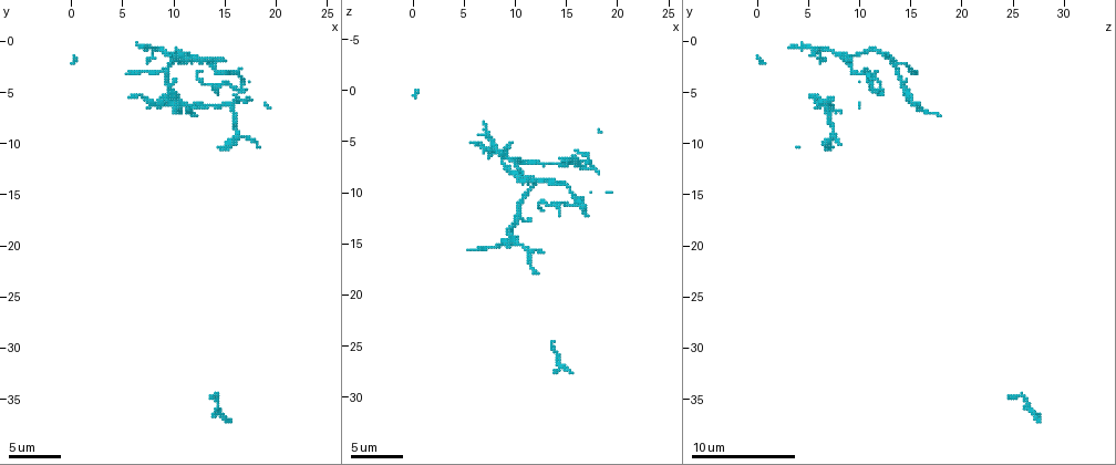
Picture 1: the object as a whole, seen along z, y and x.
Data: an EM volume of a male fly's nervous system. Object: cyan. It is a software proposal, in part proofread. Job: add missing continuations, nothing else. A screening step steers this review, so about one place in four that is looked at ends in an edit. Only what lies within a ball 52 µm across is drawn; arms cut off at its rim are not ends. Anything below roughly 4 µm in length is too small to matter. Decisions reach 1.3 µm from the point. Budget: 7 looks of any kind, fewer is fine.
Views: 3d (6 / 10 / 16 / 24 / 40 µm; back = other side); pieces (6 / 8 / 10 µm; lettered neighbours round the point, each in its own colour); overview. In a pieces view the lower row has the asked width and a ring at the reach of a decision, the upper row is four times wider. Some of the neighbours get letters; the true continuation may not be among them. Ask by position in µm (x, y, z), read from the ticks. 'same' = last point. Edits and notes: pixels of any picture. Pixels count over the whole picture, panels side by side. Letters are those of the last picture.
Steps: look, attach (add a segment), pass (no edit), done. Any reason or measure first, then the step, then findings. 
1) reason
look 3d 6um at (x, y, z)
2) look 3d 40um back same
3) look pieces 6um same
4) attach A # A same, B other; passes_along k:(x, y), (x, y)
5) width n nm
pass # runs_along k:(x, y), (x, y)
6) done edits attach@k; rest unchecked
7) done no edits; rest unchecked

look 3d 6um at (14.6, 10.6, 6.6)

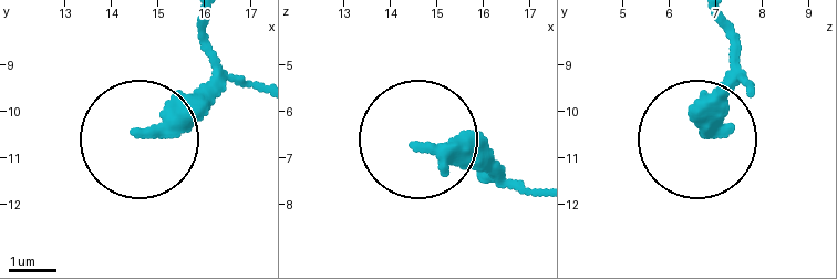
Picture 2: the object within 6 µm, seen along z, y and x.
what lies round it
look pieces 6um at (14.55, 10.45, 6.70)

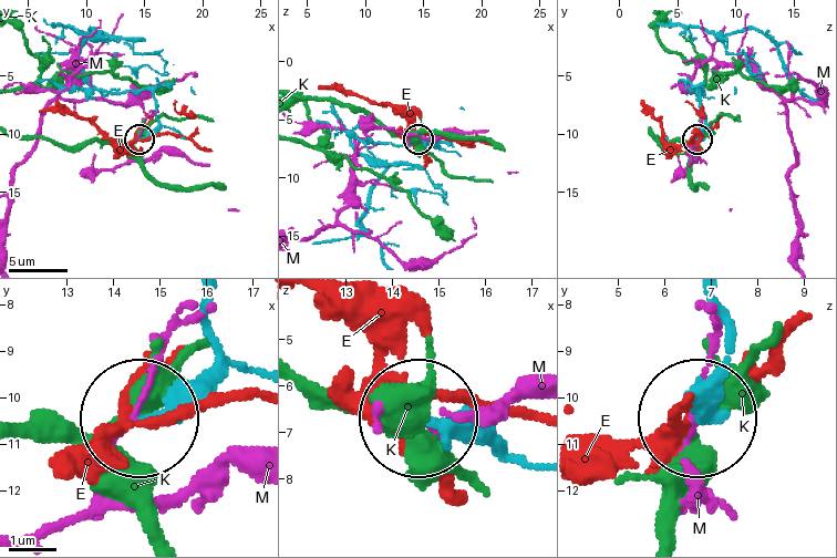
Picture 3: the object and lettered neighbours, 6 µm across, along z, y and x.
pass # E other, K other, M other; no lettered segment goes on from it

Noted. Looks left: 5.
thin end
look pieces 8um at (5.6, 5.4, 5.2)

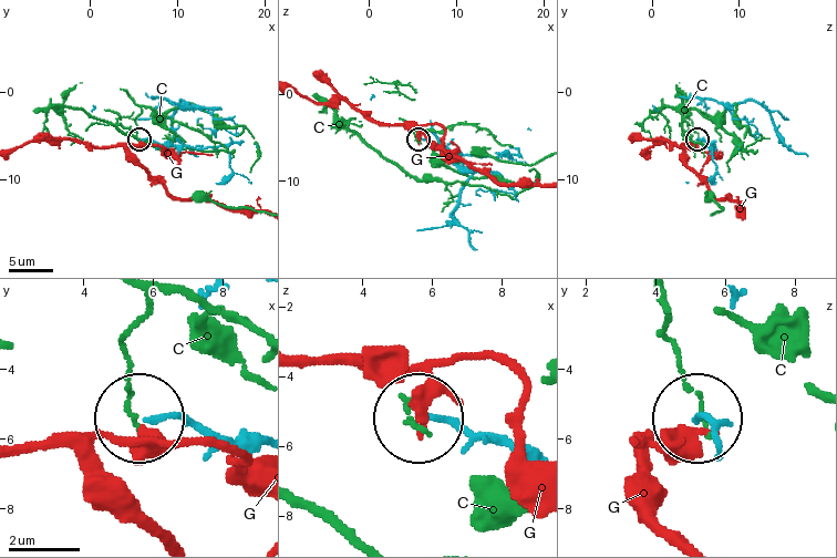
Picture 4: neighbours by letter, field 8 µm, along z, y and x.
pass # C other, G other; none of them fits

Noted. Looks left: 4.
thin end
look pieces 8um at (5.4, 3.0, 15.6)

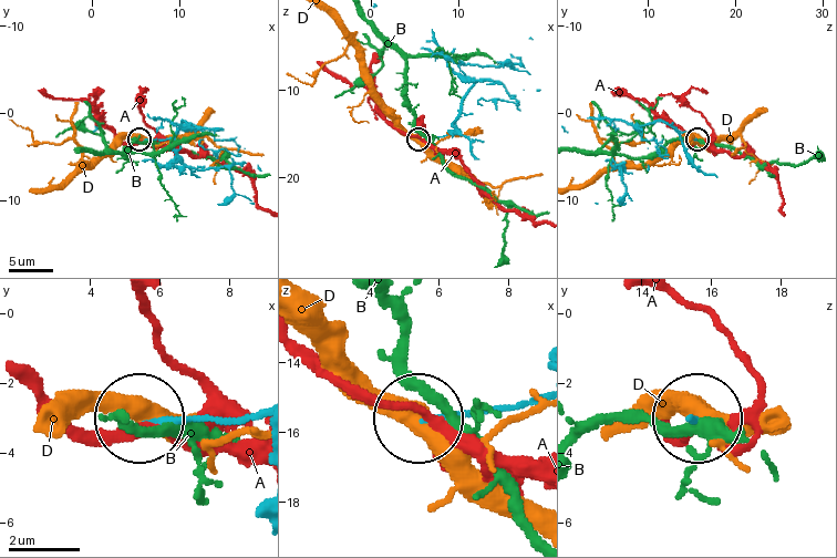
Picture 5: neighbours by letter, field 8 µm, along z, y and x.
pass # A other, B other, D other; no lettered segment goes on from it

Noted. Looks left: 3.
done no edits; rest unchecked

